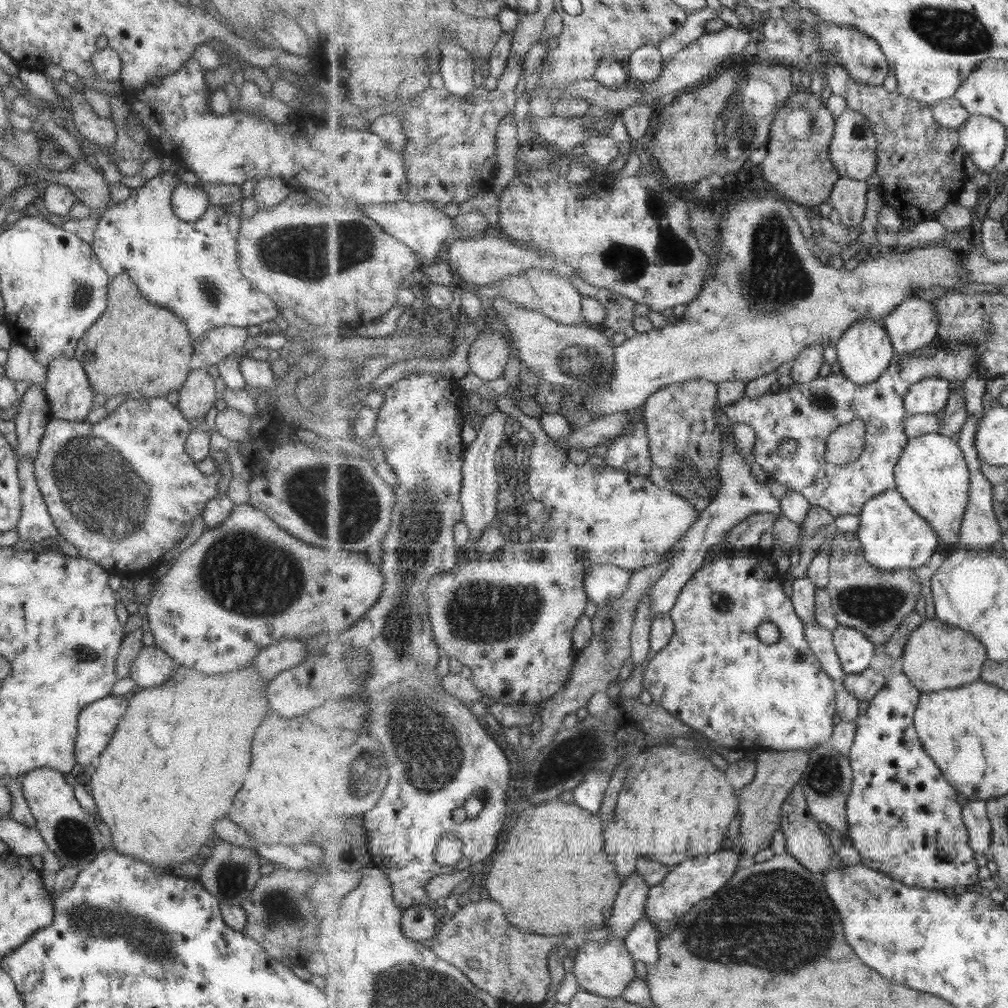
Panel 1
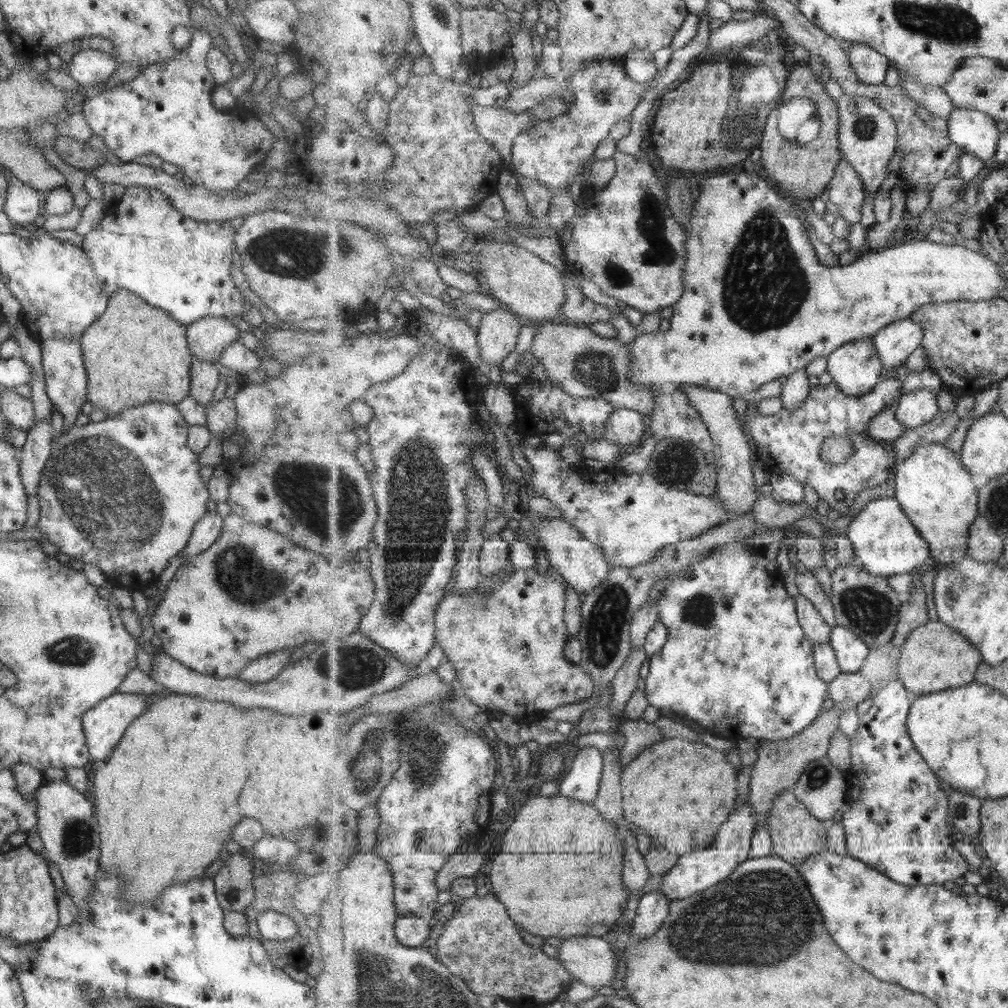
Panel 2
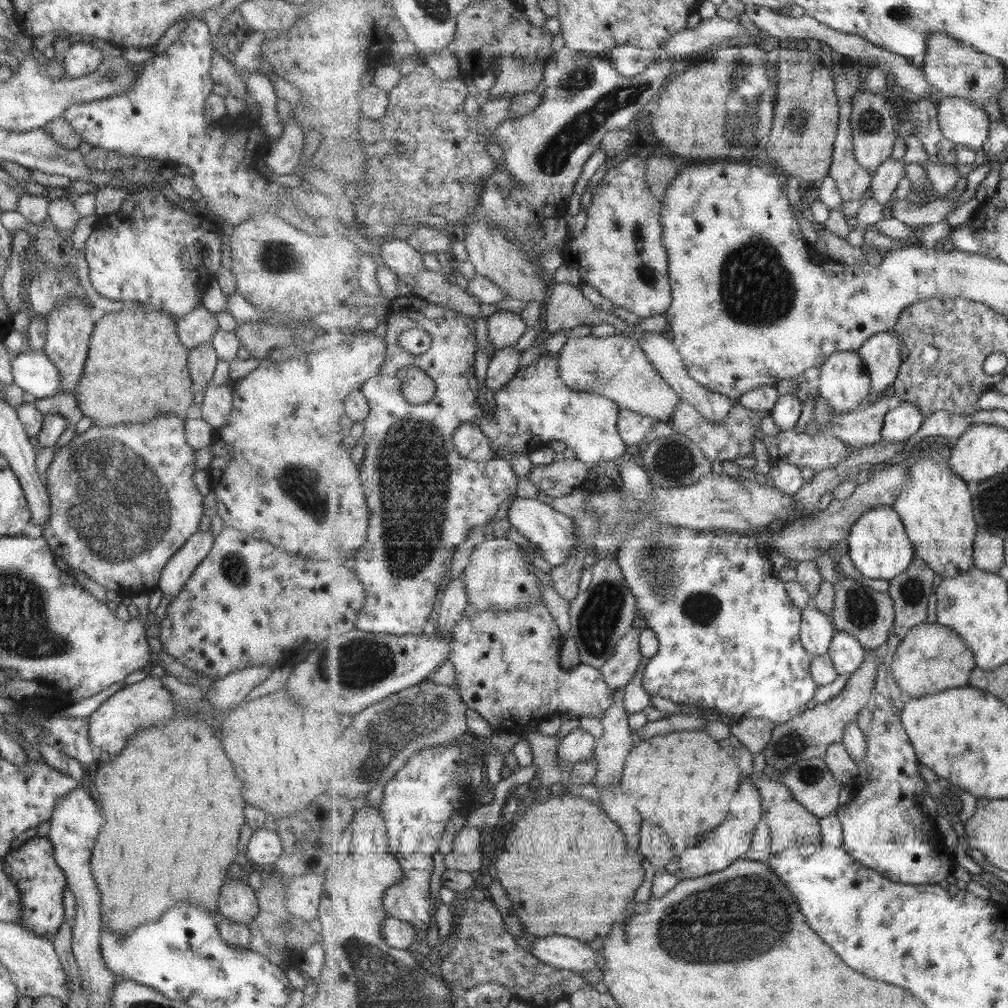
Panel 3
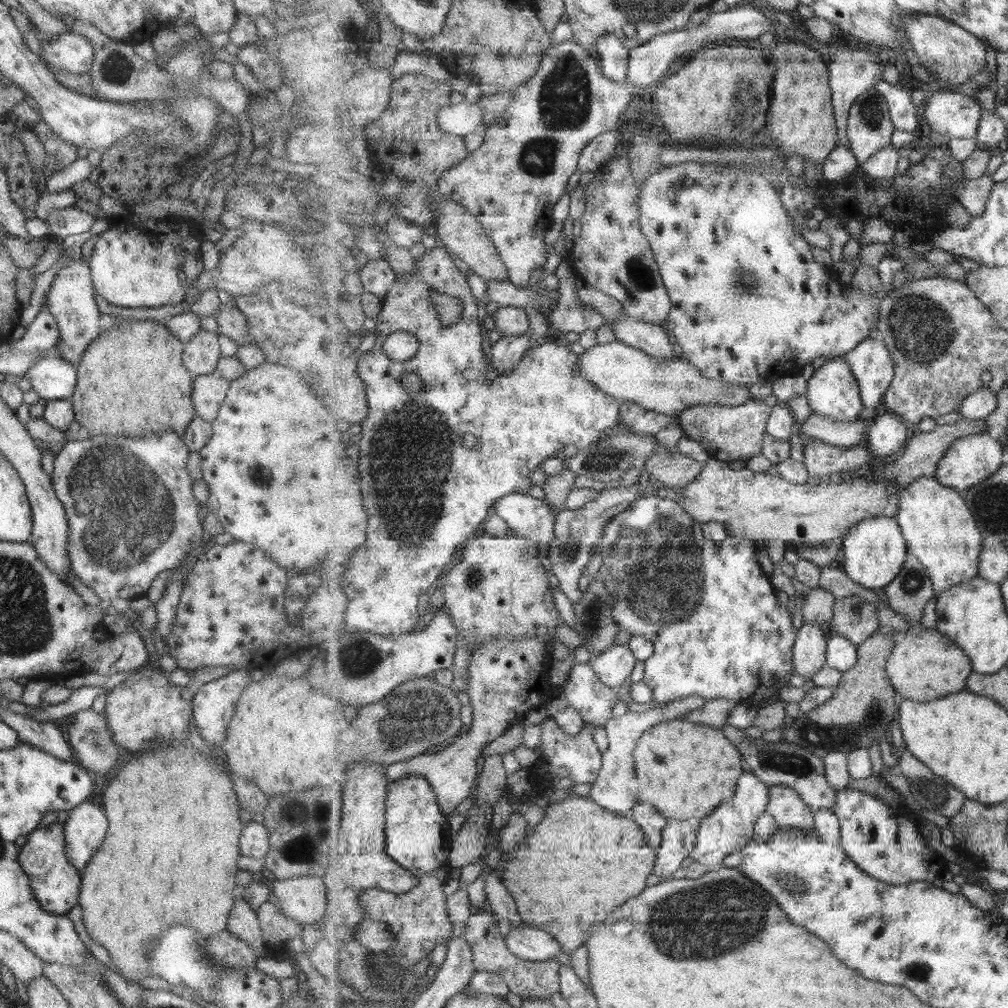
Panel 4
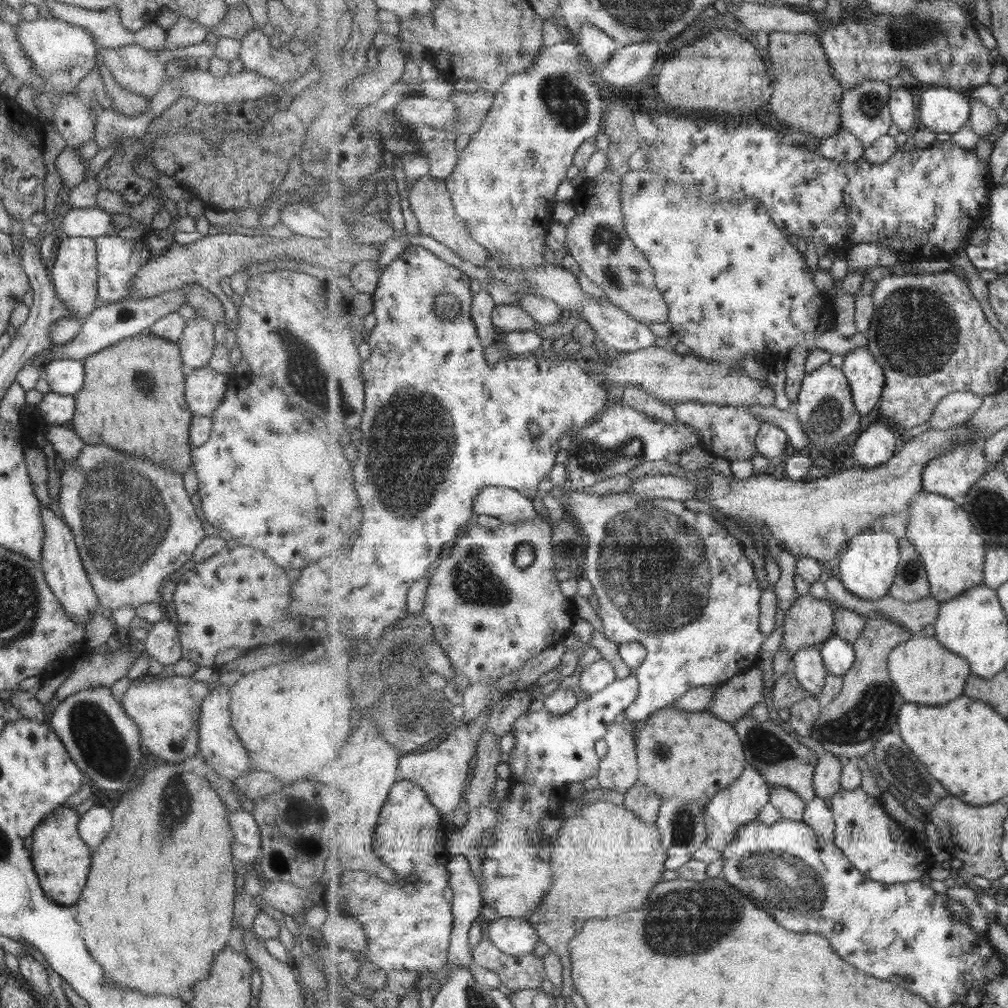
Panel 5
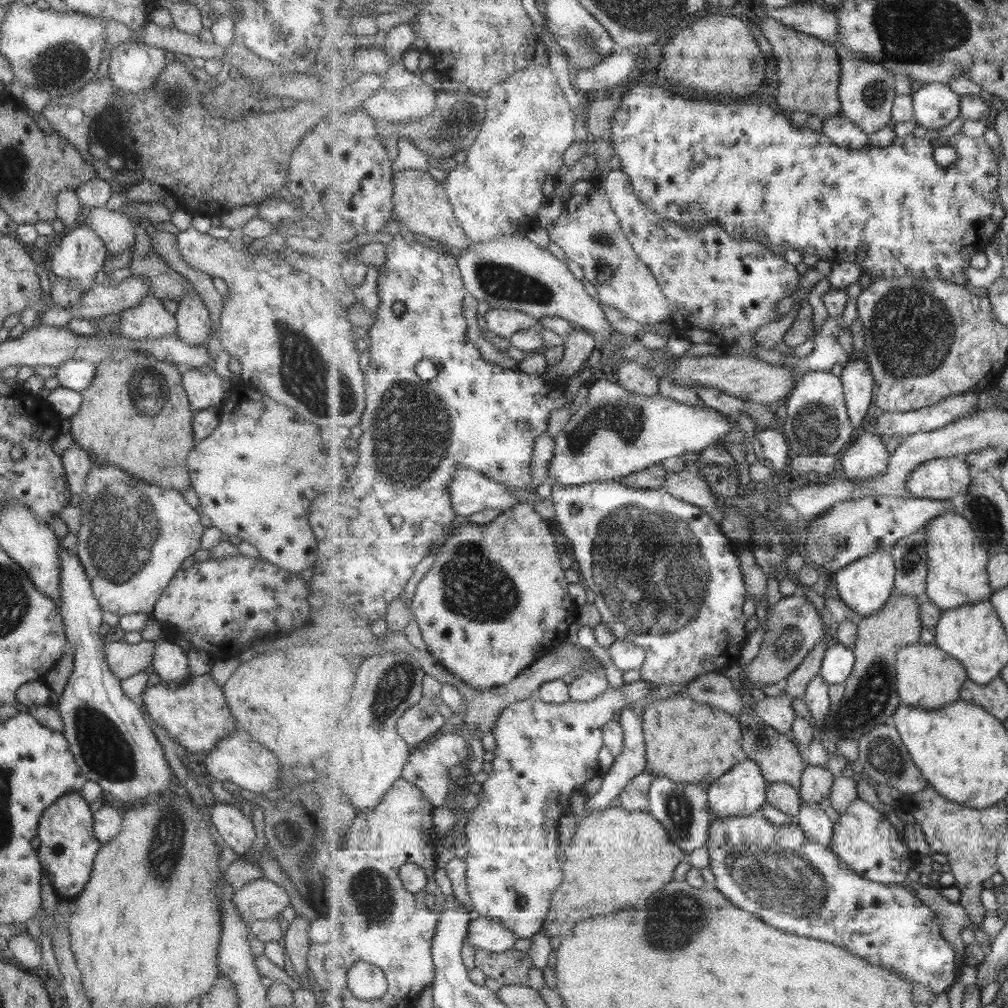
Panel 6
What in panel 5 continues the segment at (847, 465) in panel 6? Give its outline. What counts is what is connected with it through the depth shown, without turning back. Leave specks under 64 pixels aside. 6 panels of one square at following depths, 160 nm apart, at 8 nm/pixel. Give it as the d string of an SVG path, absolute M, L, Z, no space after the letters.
M880 420L868 426L859 434L853 446L852 458L859 463L858 468L873 469L885 465L894 458L897 438L887 420Z

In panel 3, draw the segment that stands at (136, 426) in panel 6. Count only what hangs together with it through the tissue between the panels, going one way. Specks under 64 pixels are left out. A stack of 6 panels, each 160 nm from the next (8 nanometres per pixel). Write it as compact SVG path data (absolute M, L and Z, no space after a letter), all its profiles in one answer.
M126 303L121 311L96 314L83 370L73 392L77 408L82 416L91 420L92 425L99 427L147 422L168 412L185 421L193 412L187 353L189 349L209 343L215 329L219 329L217 321L203 306L195 306L177 319L162 310L136 303Z

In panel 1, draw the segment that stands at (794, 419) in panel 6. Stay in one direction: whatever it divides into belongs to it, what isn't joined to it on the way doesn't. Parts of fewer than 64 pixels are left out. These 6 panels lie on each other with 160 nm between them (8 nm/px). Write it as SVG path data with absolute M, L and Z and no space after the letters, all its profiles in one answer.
M884 317L864 318L862 321L856 322L840 338L835 347L841 372L859 384L877 381L893 362L896 352L889 330L886 329Z

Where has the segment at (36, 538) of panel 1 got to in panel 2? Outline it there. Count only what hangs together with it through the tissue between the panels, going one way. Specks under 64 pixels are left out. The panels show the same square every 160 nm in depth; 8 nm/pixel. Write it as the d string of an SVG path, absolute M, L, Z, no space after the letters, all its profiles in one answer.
M50 421L36 422L26 431L26 441L17 450L19 478L26 496L37 492L43 466L49 459L52 439Z

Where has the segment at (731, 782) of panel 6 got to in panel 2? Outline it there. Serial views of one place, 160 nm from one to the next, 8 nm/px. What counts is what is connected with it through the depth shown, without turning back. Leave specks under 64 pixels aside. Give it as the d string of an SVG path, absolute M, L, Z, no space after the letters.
M750 802L735 808L727 822L719 829L716 845L704 849L697 848L695 851L682 854L678 863L663 876L658 889L670 898L670 902L673 902L693 896L725 881L743 861L751 858L752 838L756 831L755 822L757 822L756 810Z

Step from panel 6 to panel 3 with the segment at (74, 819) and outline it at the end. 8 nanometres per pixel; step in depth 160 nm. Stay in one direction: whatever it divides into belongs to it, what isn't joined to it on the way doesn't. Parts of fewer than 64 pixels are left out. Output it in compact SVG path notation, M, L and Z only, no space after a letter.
M35 835L23 840L21 846L3 858L3 870L15 883L20 894L20 924L23 928L46 938L54 935L64 923L63 895L68 893L63 871L56 865L47 837Z

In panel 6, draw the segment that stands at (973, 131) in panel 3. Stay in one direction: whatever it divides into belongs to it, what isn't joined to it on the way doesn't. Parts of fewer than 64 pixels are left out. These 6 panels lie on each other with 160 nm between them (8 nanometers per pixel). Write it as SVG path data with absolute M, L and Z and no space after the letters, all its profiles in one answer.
M926 83L911 94L914 98L914 119L925 130L941 130L962 116L961 94L948 84Z

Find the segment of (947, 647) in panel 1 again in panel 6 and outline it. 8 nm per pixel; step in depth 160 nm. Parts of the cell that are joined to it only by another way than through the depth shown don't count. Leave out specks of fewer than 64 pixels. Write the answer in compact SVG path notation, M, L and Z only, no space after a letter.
M917 643L904 646L898 652L898 695L903 705L922 710L938 709L962 698L963 685L970 679L966 666L942 647L933 643Z

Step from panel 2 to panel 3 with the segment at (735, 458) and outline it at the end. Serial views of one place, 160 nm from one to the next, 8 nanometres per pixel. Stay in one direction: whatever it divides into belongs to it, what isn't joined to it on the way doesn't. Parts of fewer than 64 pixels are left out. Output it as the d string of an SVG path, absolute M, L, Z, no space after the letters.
M645 331L641 338L638 338L642 349L646 351L646 355L650 358L650 361L654 363L655 368L662 374L662 377L670 383L671 388L679 394L682 400L690 402L703 416L706 416L712 423L721 424L724 423L729 417L732 411L733 402L732 398L726 394L711 390L702 384L699 384L687 370L683 357L679 352L678 347L669 338L665 338L663 332L649 332Z

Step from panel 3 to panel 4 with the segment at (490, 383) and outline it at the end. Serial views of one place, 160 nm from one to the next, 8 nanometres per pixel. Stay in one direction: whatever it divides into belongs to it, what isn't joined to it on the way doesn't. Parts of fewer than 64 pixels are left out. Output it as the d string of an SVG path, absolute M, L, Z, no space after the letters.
M511 335L503 337L495 342L491 347L492 359L490 360L495 372L499 376L509 375L522 358L531 349L530 336L525 335Z

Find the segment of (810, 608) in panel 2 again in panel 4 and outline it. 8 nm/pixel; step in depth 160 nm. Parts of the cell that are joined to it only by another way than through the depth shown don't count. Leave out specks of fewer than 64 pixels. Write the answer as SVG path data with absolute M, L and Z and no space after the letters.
M803 623L794 644L794 672L802 682L811 681L826 665L828 640L820 624Z

